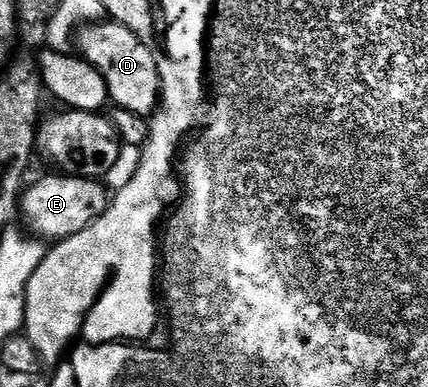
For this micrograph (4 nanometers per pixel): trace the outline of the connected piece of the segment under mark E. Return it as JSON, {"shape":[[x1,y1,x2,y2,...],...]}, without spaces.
{"shape":[[54,176,58,178,42,178,35,186,27,185,20,199,20,218,26,221,25,229,33,237,39,240,54,238,50,240,61,240,71,238,74,234,79,234,84,227,90,225,94,219,99,218,108,205,108,193,102,187,101,181,92,178,72,178,69,176]]}

